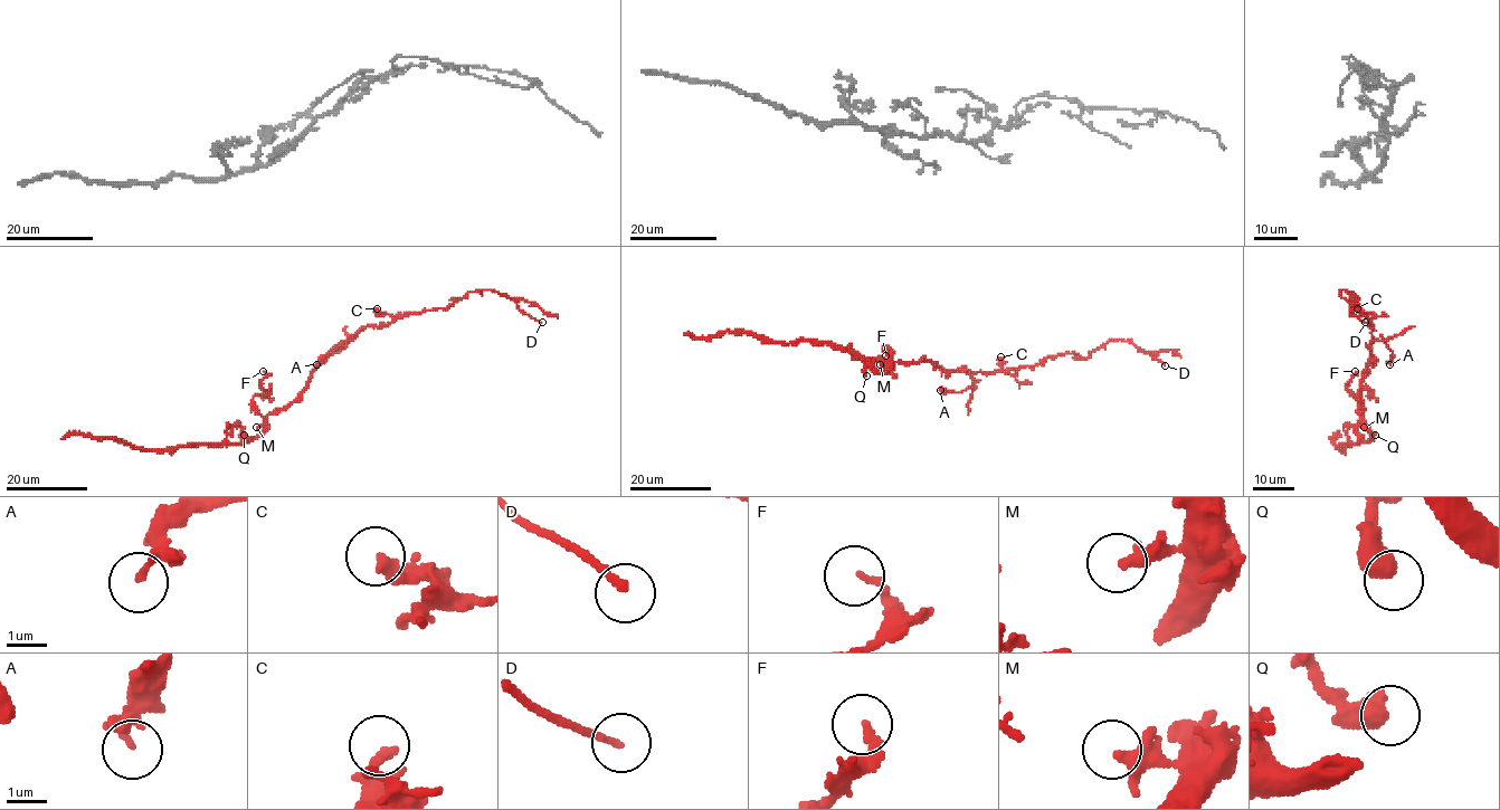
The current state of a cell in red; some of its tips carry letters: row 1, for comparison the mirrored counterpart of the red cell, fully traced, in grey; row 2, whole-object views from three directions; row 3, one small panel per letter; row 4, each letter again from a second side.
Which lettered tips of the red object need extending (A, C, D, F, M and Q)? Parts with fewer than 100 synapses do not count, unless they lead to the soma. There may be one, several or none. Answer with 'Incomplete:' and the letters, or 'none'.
Incomplete: none

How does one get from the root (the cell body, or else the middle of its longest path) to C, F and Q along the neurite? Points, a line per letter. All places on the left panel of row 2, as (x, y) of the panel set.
C: (311, 375), (326, 355), (358, 332), (392, 321), (391, 315), (378, 313), (377, 308)
F: (311, 375), (296, 399), (264, 417), (254, 401), (255, 396), (268, 394), (259, 383), (266, 375), (263, 371)
Q: (311, 375), (296, 399), (267, 416), (267, 427), (258, 435), (230, 444), (226, 428), (239, 422), (244, 435)

